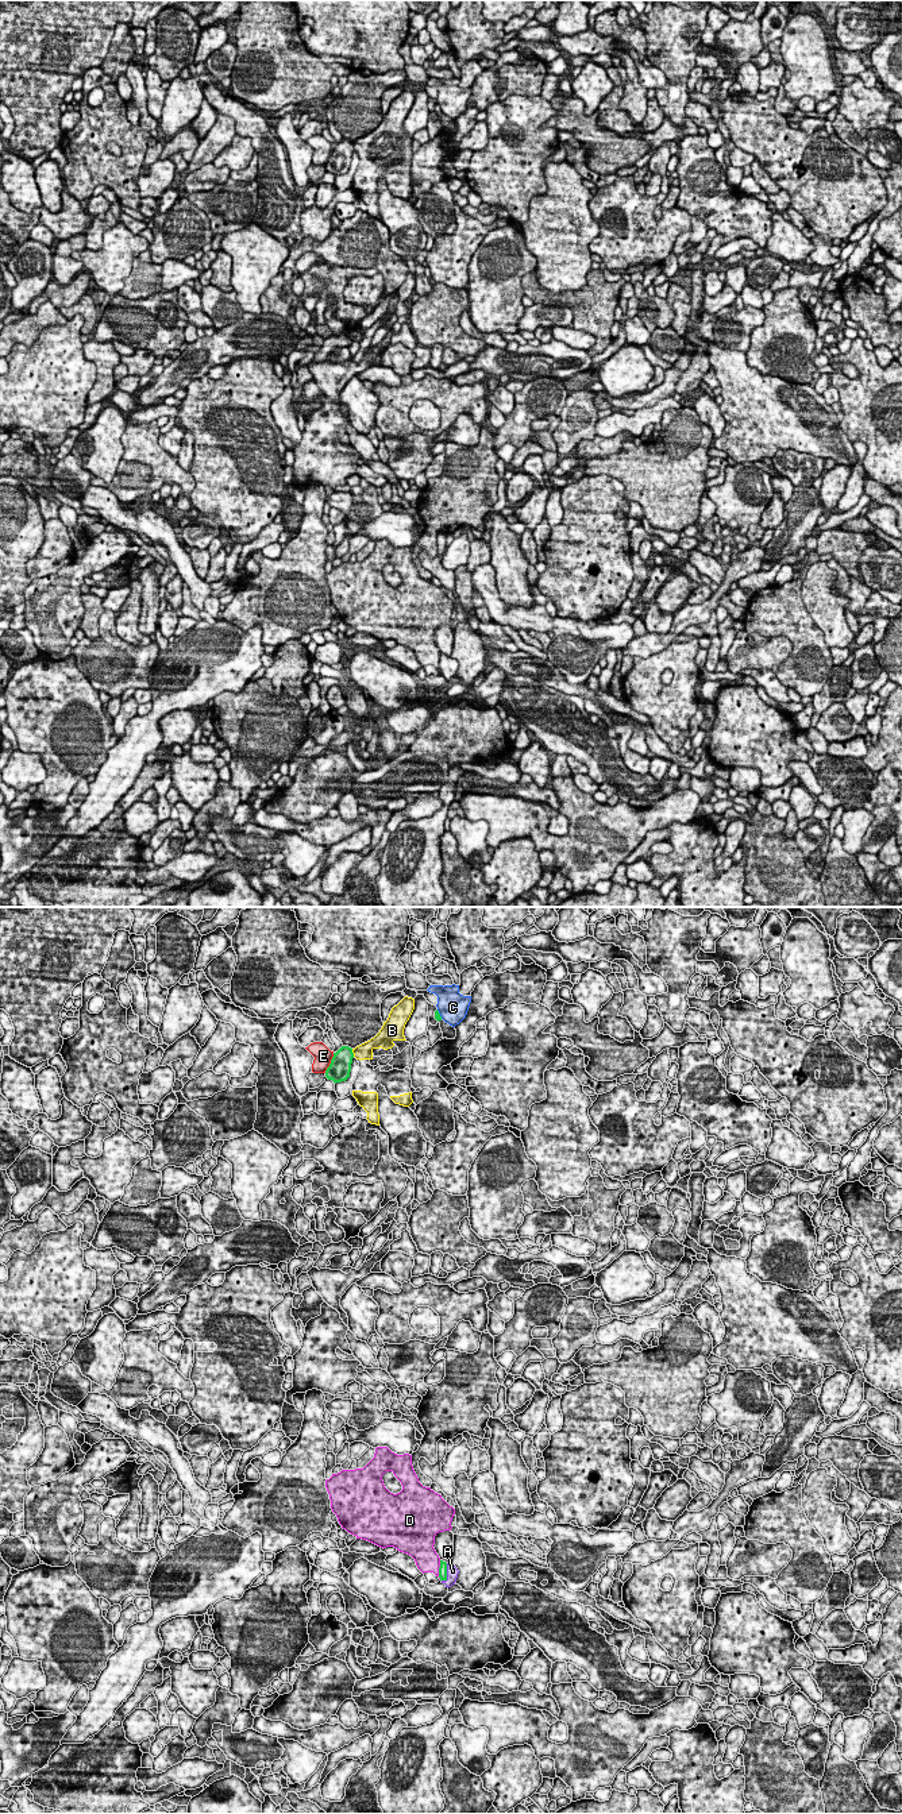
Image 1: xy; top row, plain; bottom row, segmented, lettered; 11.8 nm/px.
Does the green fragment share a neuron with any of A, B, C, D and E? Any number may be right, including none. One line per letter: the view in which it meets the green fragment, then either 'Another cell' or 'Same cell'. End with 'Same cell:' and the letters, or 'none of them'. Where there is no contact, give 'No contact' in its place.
A: Touches green in xy. Same cell
B: Touches green in xy. Another cell
C: Touches green in xy. Another cell
D: Touches green in xy. Another cell
E: Touches green in xy. Another cell
Same cell: A

